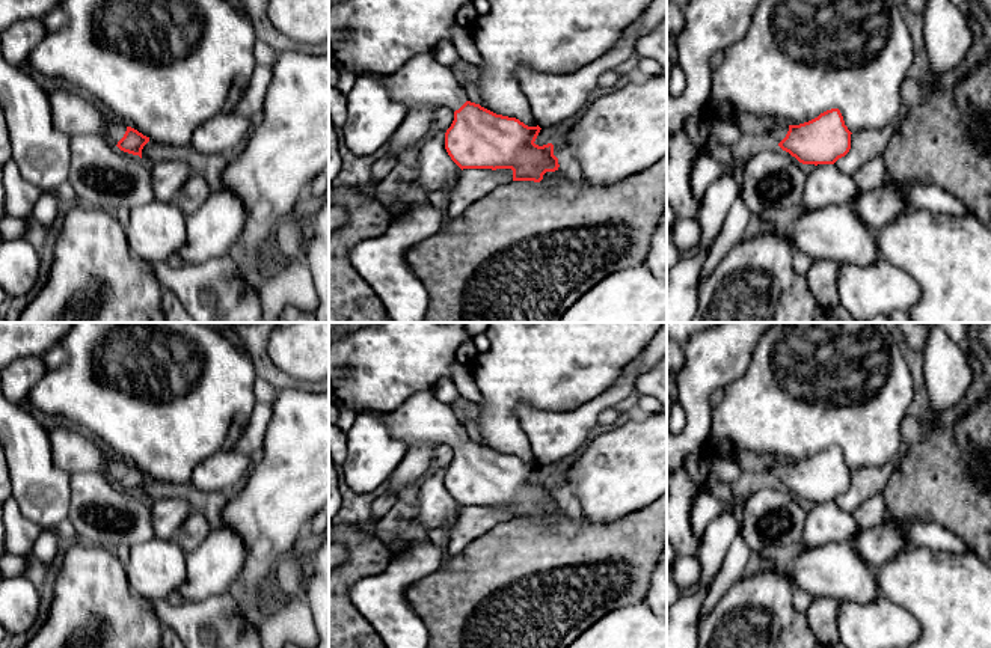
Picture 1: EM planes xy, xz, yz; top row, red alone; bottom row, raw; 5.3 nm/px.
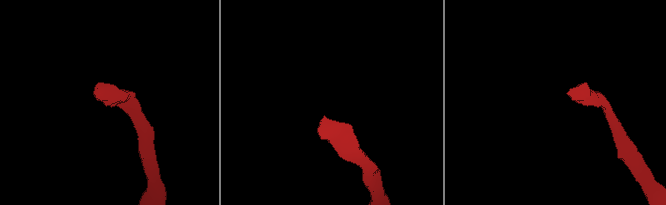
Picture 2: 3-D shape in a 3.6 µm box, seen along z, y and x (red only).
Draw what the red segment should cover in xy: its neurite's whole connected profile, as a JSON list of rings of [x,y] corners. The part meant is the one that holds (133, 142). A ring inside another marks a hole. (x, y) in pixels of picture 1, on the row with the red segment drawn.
[[[57,89],[48,95],[48,99],[53,121],[59,131],[69,137],[83,134],[98,136],[101,139],[109,137],[112,145],[121,151],[142,158],[142,149],[149,142],[149,137],[118,119],[107,121],[100,105],[89,96]]]

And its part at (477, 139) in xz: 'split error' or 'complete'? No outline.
split error

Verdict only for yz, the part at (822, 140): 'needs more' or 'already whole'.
needs more

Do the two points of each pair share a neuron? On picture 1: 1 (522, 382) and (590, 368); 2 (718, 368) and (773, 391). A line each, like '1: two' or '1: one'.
1: one
2: two

